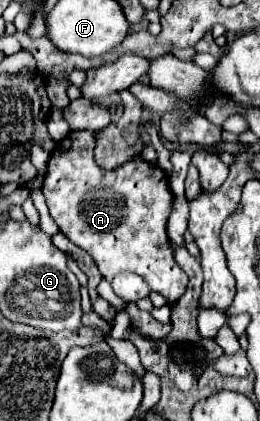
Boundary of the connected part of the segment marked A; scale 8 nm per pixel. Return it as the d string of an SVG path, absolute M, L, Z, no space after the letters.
M72 131L68 133L56 149L50 153L48 159L48 171L44 177L42 191L46 195L46 203L50 209L50 217L58 223L58 229L80 249L92 255L96 261L102 277L108 281L114 279L120 271L132 271L140 275L152 291L158 291L168 299L178 299L188 285L188 275L178 267L174 259L174 249L170 245L166 227L174 205L174 195L168 187L166 173L140 157L132 157L124 165L106 171L96 165L94 161L94 147L96 147L96 131Z

